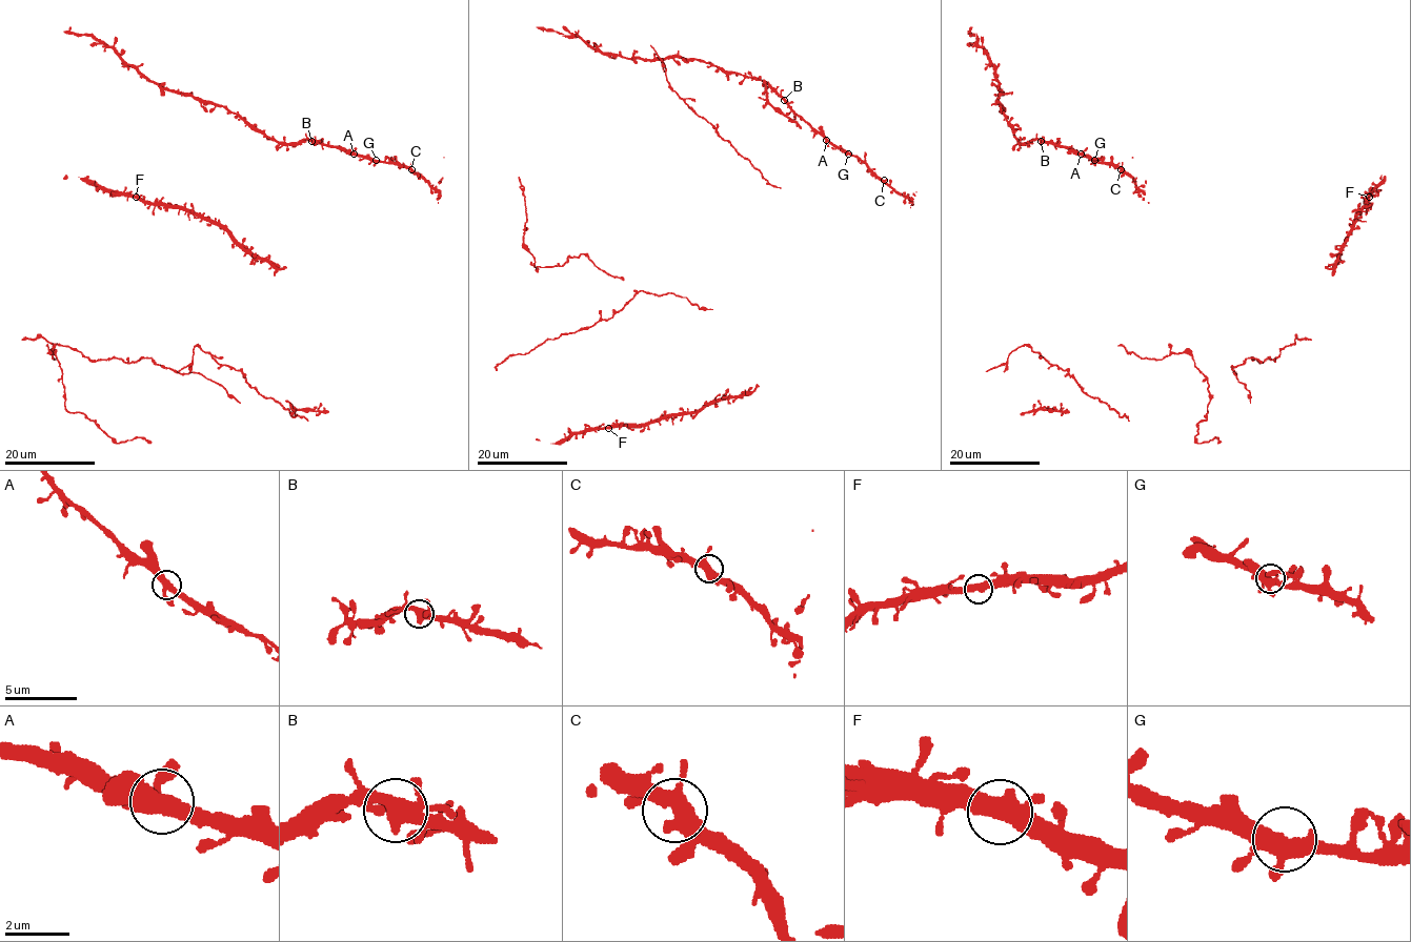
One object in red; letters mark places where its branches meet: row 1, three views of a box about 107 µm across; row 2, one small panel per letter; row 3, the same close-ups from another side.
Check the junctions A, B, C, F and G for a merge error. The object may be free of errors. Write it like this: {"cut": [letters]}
{"cut": []}

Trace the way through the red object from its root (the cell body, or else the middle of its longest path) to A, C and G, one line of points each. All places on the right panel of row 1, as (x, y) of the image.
A: (1040, 141), (1065, 145), (1081, 154)
C: (1040, 141), (1068, 146), (1092, 160), (1111, 162), (1121, 169)
G: (1040, 141), (1068, 146), (1094, 160)

